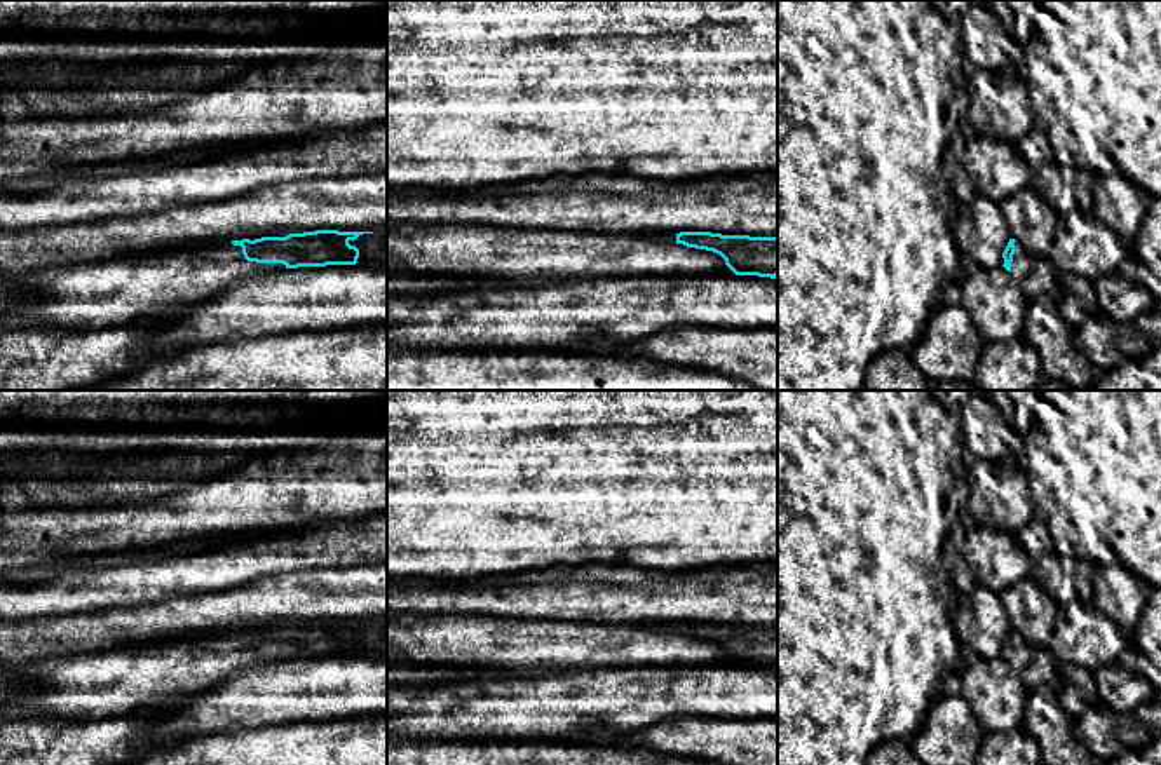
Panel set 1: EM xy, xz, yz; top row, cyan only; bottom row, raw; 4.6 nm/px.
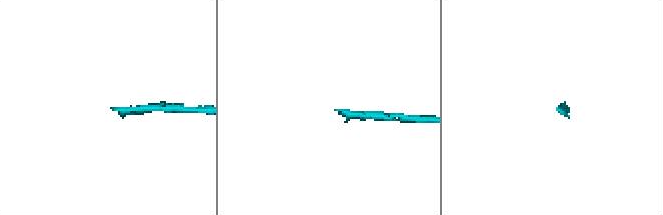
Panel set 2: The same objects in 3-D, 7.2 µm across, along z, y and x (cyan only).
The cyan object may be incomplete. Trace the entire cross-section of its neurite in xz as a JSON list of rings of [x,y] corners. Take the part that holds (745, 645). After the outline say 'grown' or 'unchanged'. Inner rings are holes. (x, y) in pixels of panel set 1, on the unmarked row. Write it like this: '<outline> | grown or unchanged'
[[[680,622],[676,634],[720,645],[736,666],[777,667],[777,627]]] | unchanged

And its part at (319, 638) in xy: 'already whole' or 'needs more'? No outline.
needs more

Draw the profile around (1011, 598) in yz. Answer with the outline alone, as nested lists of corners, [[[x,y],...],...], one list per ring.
[[[1032,575],[999,594],[1009,619],[1009,627],[1030,647],[1048,648],[1055,629],[1056,603]]]

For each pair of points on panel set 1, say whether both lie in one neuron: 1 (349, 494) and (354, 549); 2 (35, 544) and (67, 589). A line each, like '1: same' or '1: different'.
1: different
2: different

